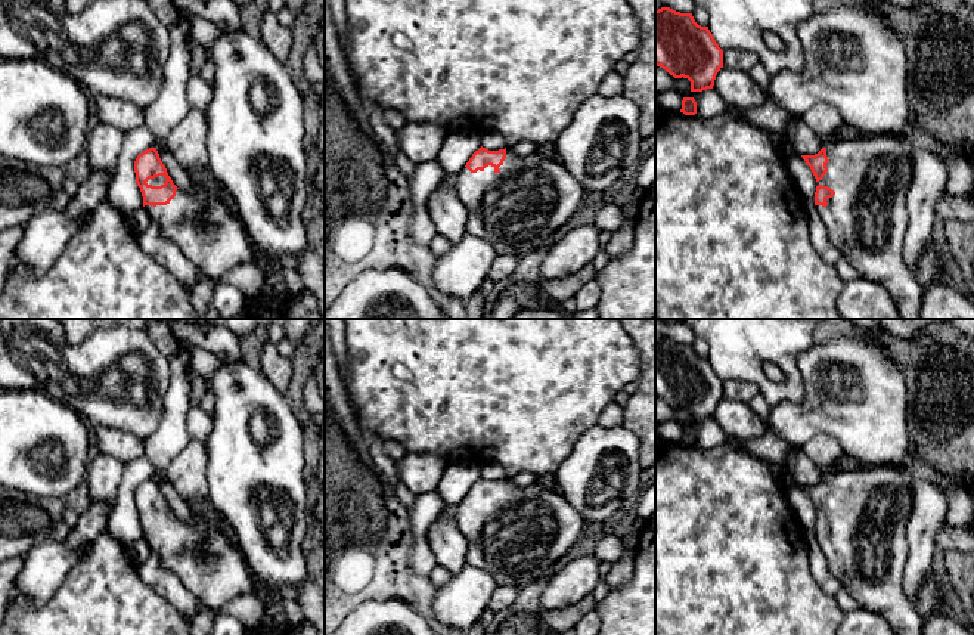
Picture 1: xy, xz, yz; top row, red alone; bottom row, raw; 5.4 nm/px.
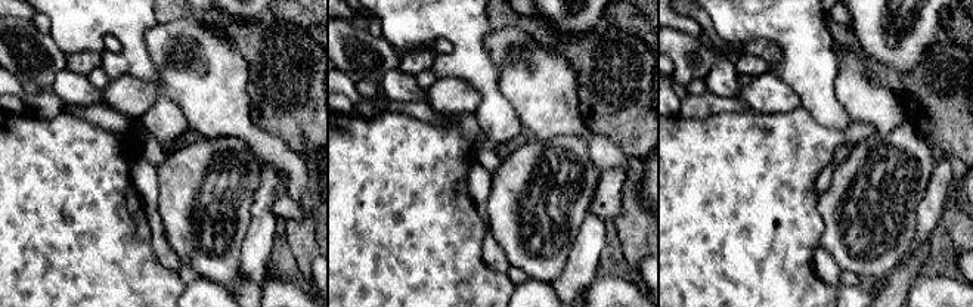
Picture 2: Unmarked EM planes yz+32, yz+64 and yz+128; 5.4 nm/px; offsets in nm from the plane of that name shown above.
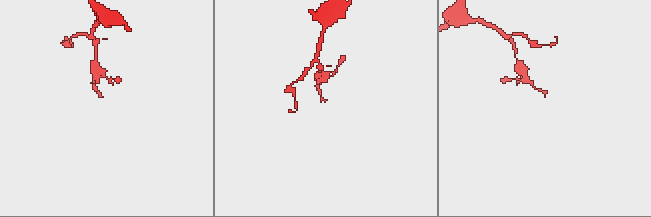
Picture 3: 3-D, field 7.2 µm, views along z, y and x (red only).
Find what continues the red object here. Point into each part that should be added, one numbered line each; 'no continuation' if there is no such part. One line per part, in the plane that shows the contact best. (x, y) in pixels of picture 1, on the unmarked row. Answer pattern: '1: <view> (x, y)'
1: yz (867, 550)

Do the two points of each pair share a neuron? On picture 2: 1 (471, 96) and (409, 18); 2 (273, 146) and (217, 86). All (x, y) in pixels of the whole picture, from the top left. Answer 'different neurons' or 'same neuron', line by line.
1: different neurons
2: same neuron

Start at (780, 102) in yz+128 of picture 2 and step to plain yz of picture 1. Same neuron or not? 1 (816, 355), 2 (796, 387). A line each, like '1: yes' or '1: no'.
1: yes
2: no

